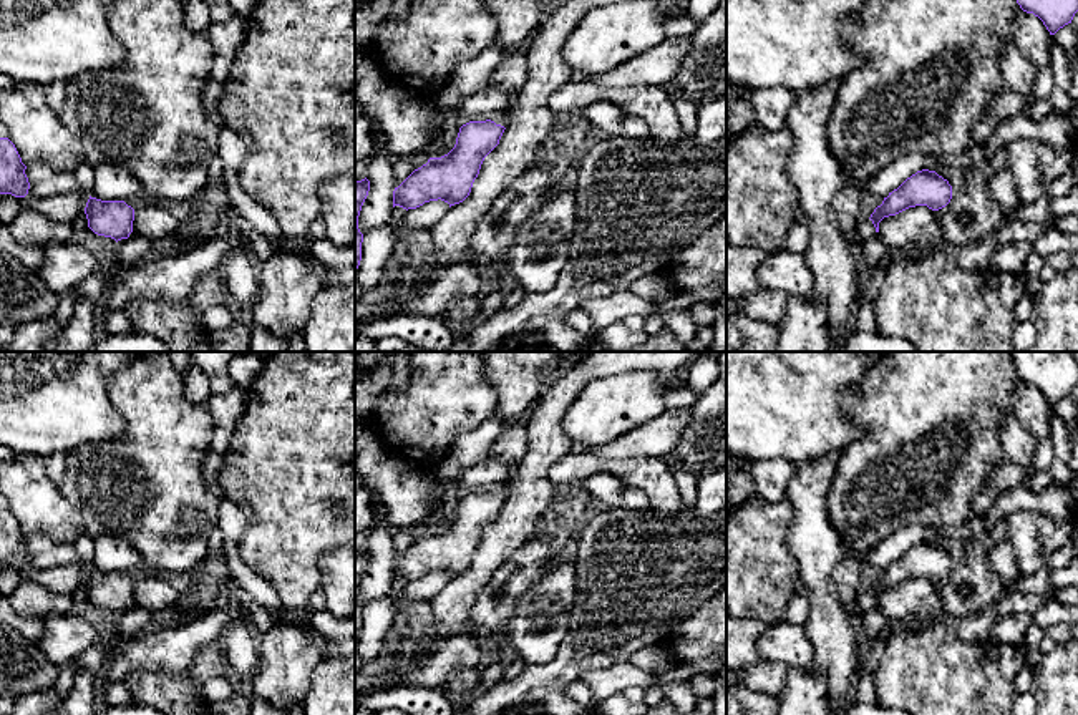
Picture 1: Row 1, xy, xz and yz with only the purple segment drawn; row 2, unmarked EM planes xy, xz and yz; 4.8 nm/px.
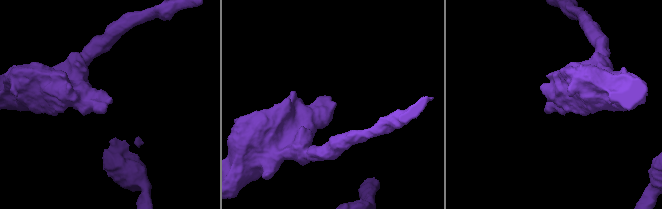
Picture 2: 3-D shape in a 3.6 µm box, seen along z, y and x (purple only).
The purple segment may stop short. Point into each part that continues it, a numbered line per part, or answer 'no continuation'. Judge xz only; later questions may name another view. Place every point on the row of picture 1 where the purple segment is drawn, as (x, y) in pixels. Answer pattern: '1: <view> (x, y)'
1: xz (503, 118)

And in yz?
1: yz (864, 231)

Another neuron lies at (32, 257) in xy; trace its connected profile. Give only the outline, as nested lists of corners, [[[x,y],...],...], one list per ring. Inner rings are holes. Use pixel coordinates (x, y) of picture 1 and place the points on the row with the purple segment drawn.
[[[0,224],[0,252],[15,257],[32,274],[36,274],[43,265],[43,247],[20,244],[10,232],[8,226]]]

